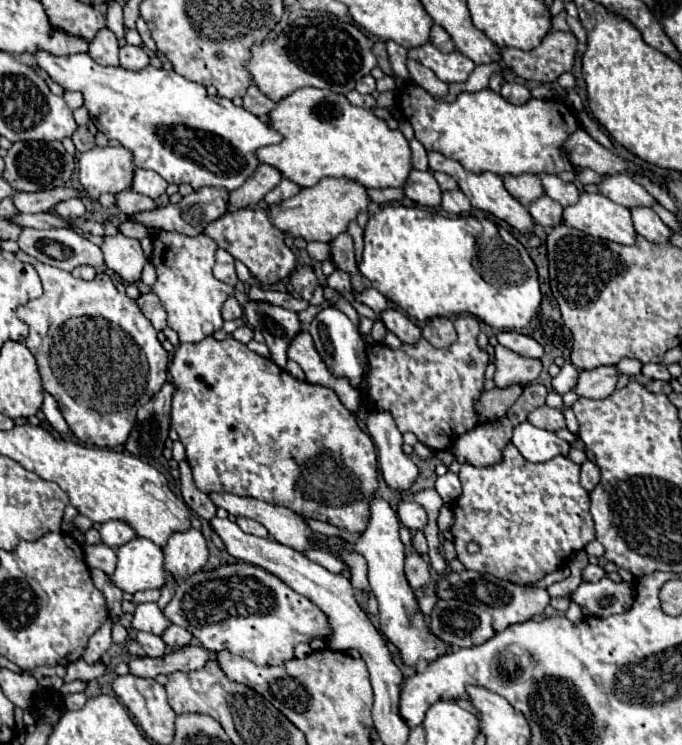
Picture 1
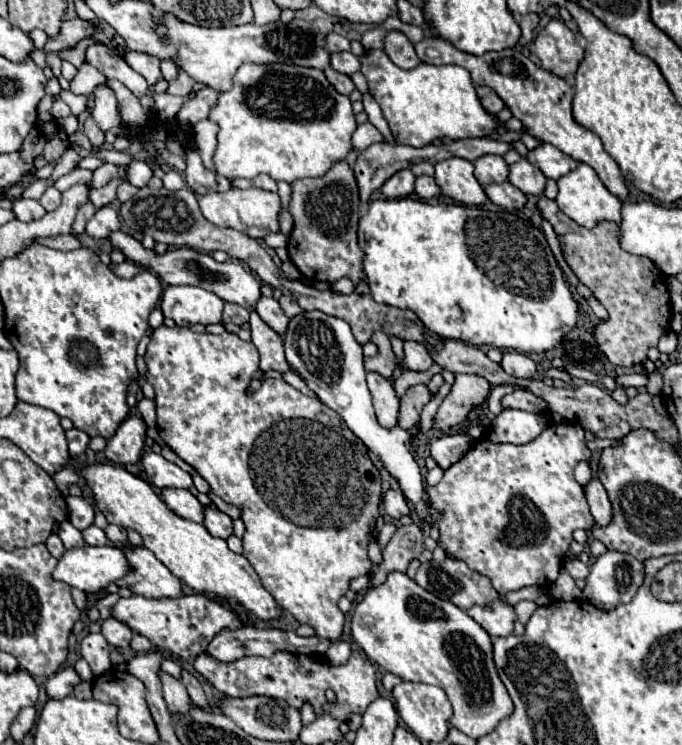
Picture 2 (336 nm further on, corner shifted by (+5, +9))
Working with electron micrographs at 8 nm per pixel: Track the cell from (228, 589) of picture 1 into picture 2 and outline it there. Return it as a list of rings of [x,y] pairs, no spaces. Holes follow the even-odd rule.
[[[203,594],[179,596],[179,598],[163,598],[163,600],[149,600],[143,596],[129,596],[119,598],[117,604],[111,608],[111,616],[119,622],[125,622],[135,634],[141,634],[151,640],[153,646],[161,650],[169,650],[173,656],[181,660],[197,658],[205,652],[205,646],[213,640],[217,632],[223,628],[241,628],[241,620],[229,608],[209,600]]]

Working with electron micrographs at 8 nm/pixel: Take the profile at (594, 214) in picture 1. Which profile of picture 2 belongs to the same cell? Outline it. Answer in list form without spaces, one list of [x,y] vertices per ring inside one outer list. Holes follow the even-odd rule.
[[[579,162],[577,168],[573,168],[569,174],[565,174],[557,180],[557,188],[559,188],[559,192],[557,192],[555,202],[557,202],[559,210],[563,214],[567,214],[571,220],[575,220],[579,226],[593,228],[601,220],[609,220],[609,222],[619,222],[621,220],[621,202],[619,202],[619,198],[613,196],[605,188],[605,184],[599,180],[597,172],[591,166]]]

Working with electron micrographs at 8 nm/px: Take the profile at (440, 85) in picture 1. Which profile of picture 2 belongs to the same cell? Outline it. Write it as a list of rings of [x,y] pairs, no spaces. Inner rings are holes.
[[[391,30],[383,38],[383,50],[391,58],[391,62],[399,68],[415,68],[421,60],[415,54],[413,44],[407,40],[407,36],[399,30]]]

